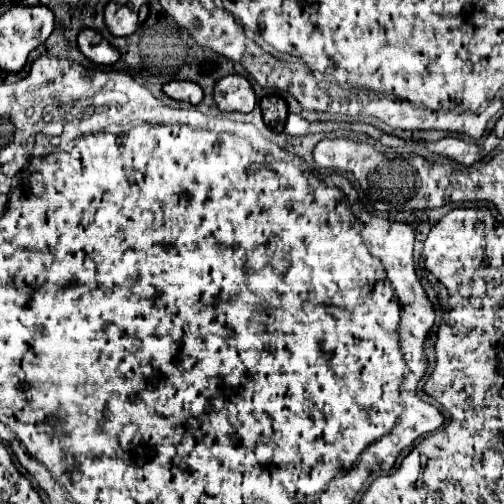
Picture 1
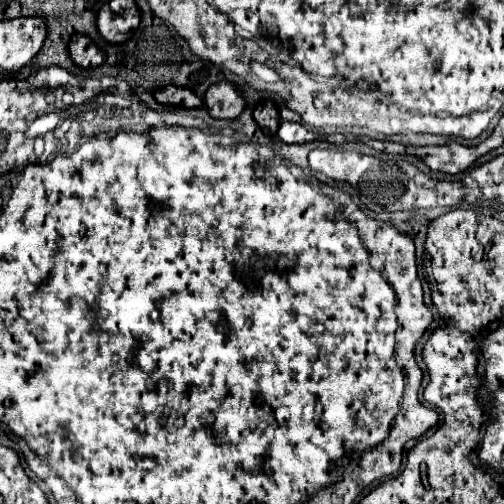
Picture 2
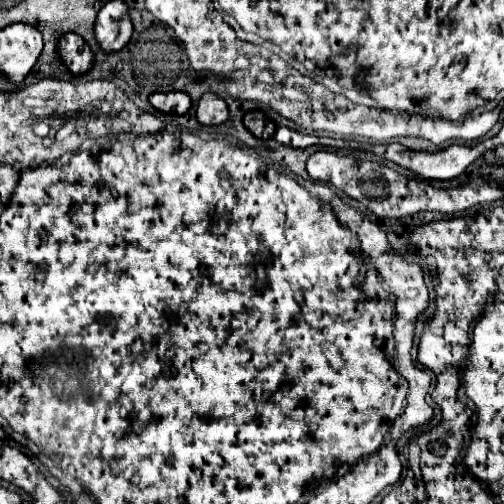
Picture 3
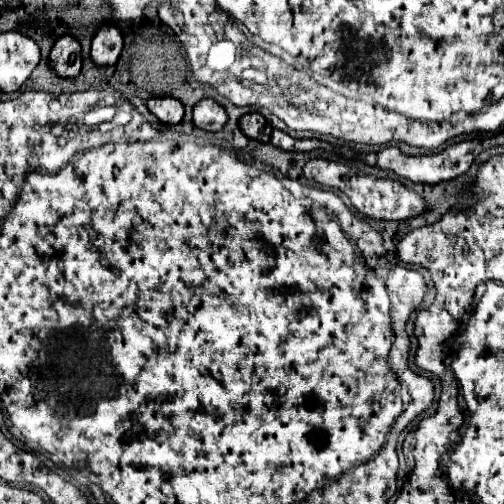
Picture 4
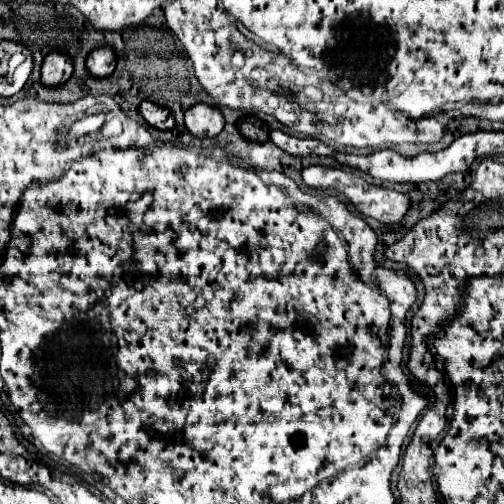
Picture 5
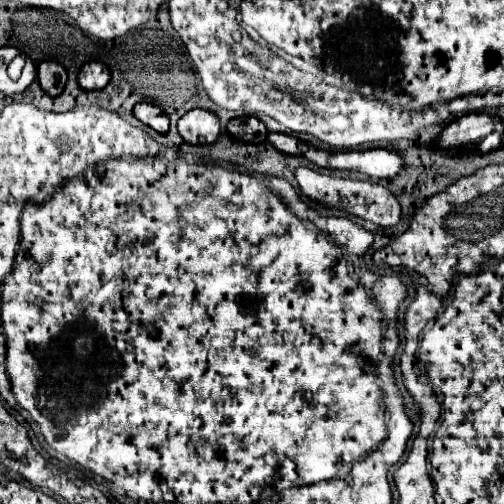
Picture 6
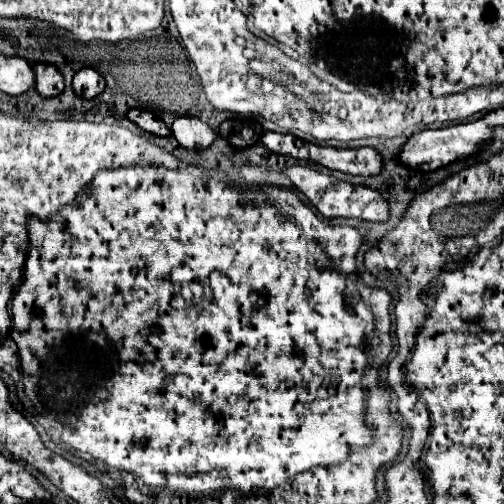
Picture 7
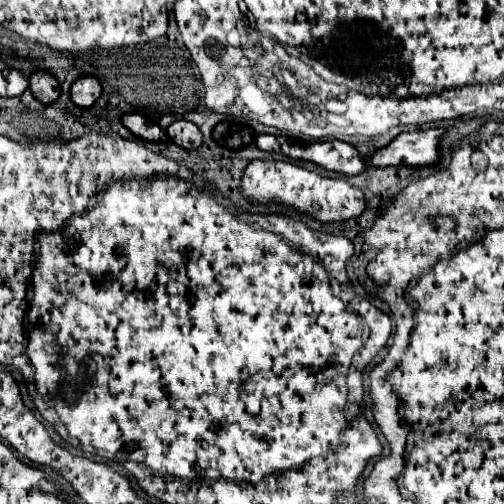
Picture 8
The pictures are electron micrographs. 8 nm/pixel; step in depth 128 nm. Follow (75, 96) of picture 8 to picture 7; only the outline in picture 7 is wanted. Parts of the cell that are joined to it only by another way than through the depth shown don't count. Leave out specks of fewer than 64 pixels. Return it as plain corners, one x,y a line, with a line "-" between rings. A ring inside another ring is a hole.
82,68
74,76
74,90
82,98
96,98
98,94
102,94
104,86
106,86
104,78
94,68

